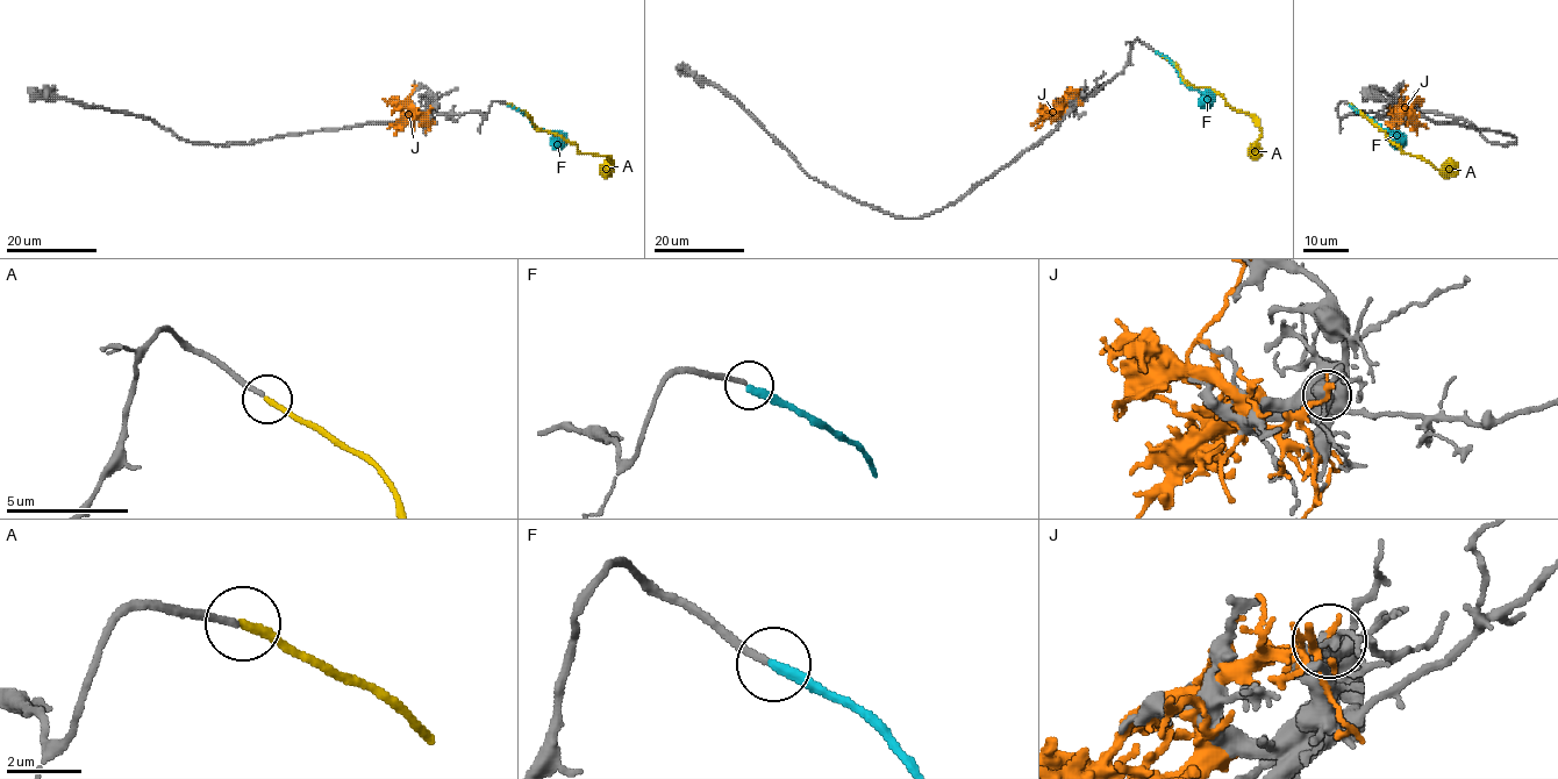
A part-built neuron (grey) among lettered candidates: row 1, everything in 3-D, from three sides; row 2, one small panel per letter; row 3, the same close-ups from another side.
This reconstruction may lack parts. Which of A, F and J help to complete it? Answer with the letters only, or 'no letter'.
no letter

